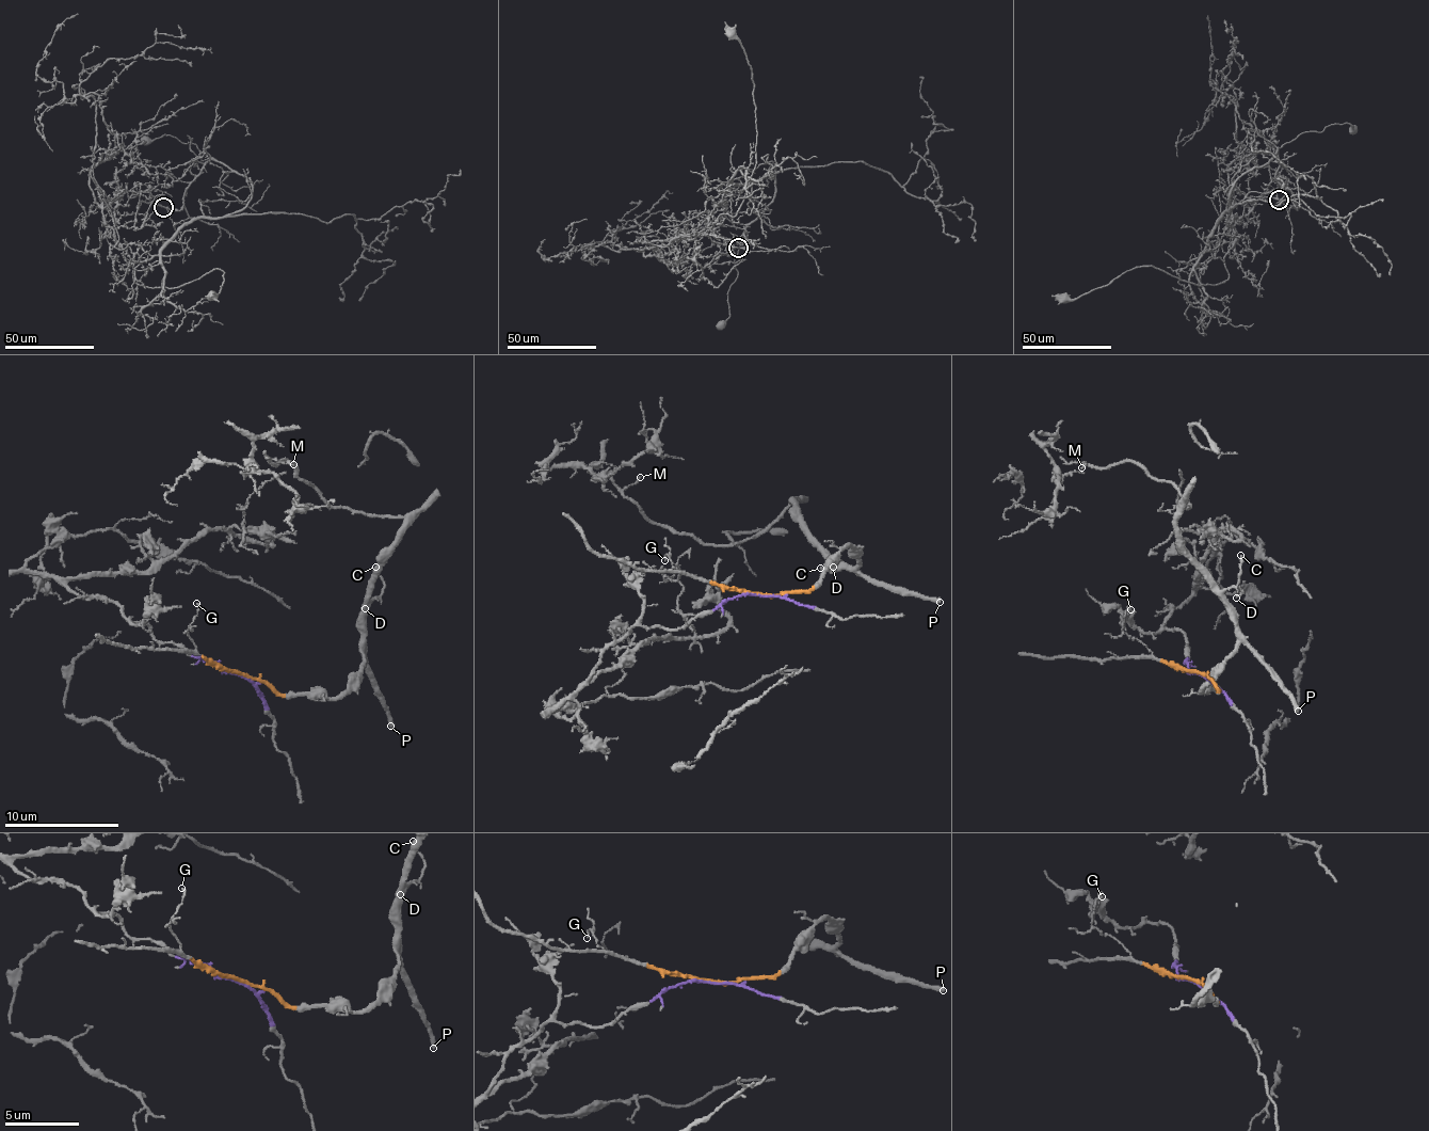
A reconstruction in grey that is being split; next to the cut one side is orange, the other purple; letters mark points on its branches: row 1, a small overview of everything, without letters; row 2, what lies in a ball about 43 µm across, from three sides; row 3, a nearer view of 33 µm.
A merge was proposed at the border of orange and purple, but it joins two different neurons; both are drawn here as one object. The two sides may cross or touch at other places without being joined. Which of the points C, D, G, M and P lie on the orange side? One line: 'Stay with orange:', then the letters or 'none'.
Stay with orange: C, D, G, M, P

